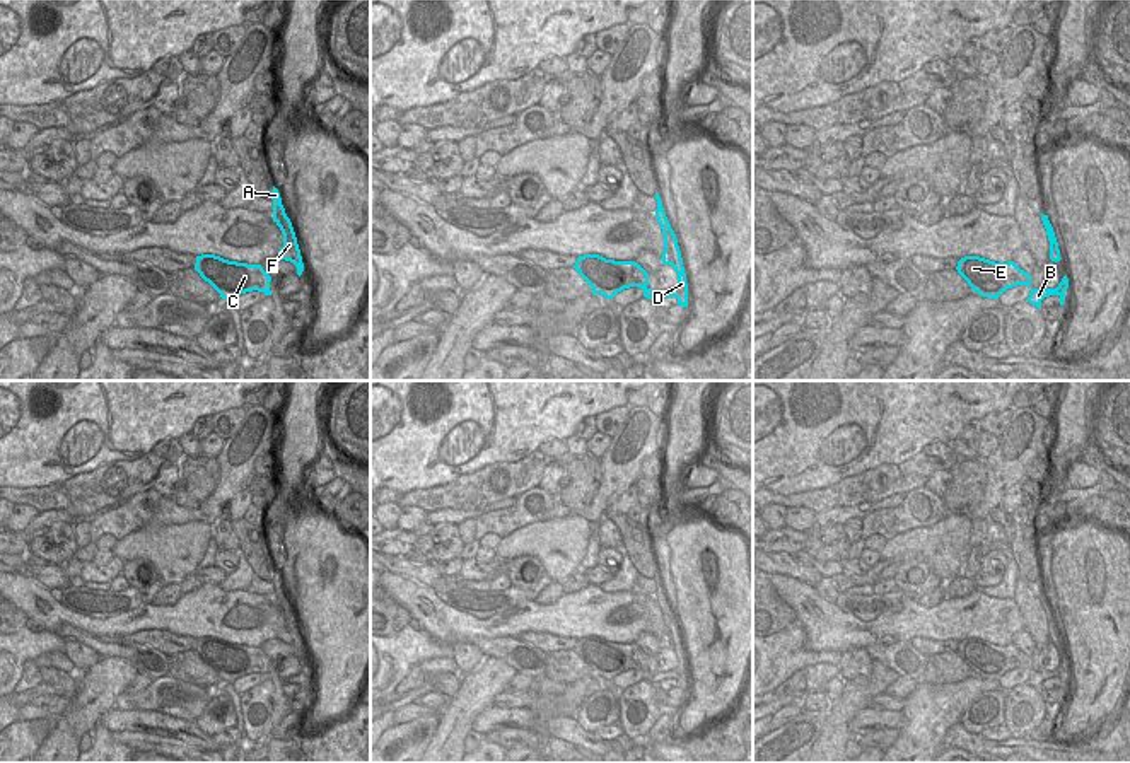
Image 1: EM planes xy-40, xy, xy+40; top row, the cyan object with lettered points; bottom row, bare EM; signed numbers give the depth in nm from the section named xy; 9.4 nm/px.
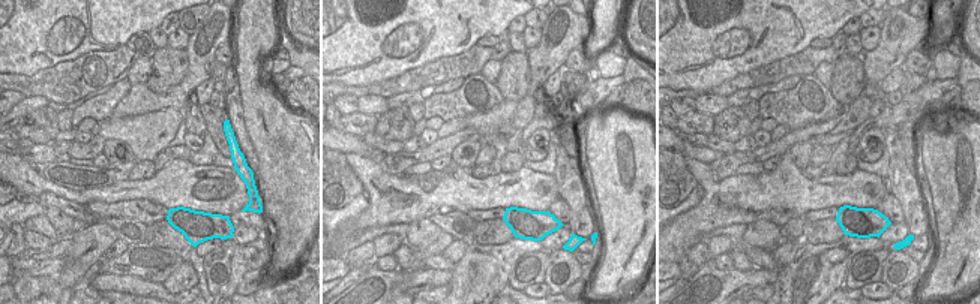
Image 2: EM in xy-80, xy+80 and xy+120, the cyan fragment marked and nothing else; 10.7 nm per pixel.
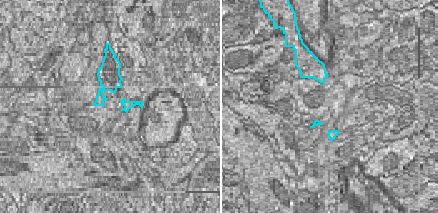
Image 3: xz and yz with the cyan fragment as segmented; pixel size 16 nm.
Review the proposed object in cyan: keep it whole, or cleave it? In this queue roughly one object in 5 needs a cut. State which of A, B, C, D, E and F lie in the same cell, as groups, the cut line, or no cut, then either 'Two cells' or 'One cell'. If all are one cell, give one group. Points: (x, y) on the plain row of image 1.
Groups: A B D F / C E. Split along xy (659, 673), (651, 681). Two cells.

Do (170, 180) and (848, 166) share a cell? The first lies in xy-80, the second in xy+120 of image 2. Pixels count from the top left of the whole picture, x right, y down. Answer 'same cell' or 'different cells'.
different cells

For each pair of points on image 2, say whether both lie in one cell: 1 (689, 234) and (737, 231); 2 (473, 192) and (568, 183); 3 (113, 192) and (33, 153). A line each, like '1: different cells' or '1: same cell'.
1: different cells
2: different cells
3: different cells

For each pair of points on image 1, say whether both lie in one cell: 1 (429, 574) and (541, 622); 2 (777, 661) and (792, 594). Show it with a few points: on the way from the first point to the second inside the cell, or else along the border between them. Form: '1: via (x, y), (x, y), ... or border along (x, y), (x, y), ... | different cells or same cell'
1: border along (391, 574), (415, 577), (431, 586) | different cells
2: border along (803, 629), (808, 649), (837, 651) | different cells

